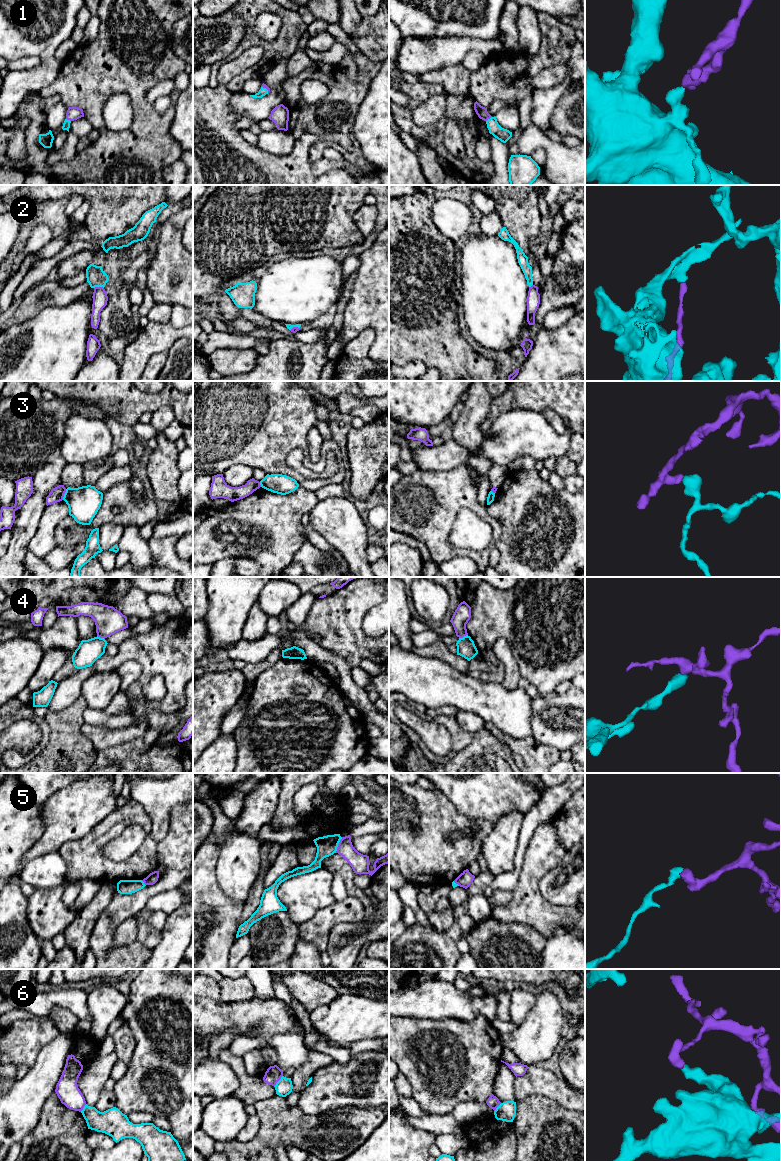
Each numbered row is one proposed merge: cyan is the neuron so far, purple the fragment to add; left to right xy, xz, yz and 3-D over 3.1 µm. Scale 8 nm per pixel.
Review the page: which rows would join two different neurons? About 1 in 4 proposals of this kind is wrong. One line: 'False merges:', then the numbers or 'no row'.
False merges: 2, 3, 4, 5, 6

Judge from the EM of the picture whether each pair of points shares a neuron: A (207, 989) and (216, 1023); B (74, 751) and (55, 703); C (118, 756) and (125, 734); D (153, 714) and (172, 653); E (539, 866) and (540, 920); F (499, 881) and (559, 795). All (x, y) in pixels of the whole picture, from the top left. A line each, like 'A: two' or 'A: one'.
A: two
B: two
C: two
D: two
E: one
F: one

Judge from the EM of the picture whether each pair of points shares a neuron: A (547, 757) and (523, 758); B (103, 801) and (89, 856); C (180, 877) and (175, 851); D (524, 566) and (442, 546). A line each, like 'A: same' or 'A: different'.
A: same
B: different
C: different
D: different

